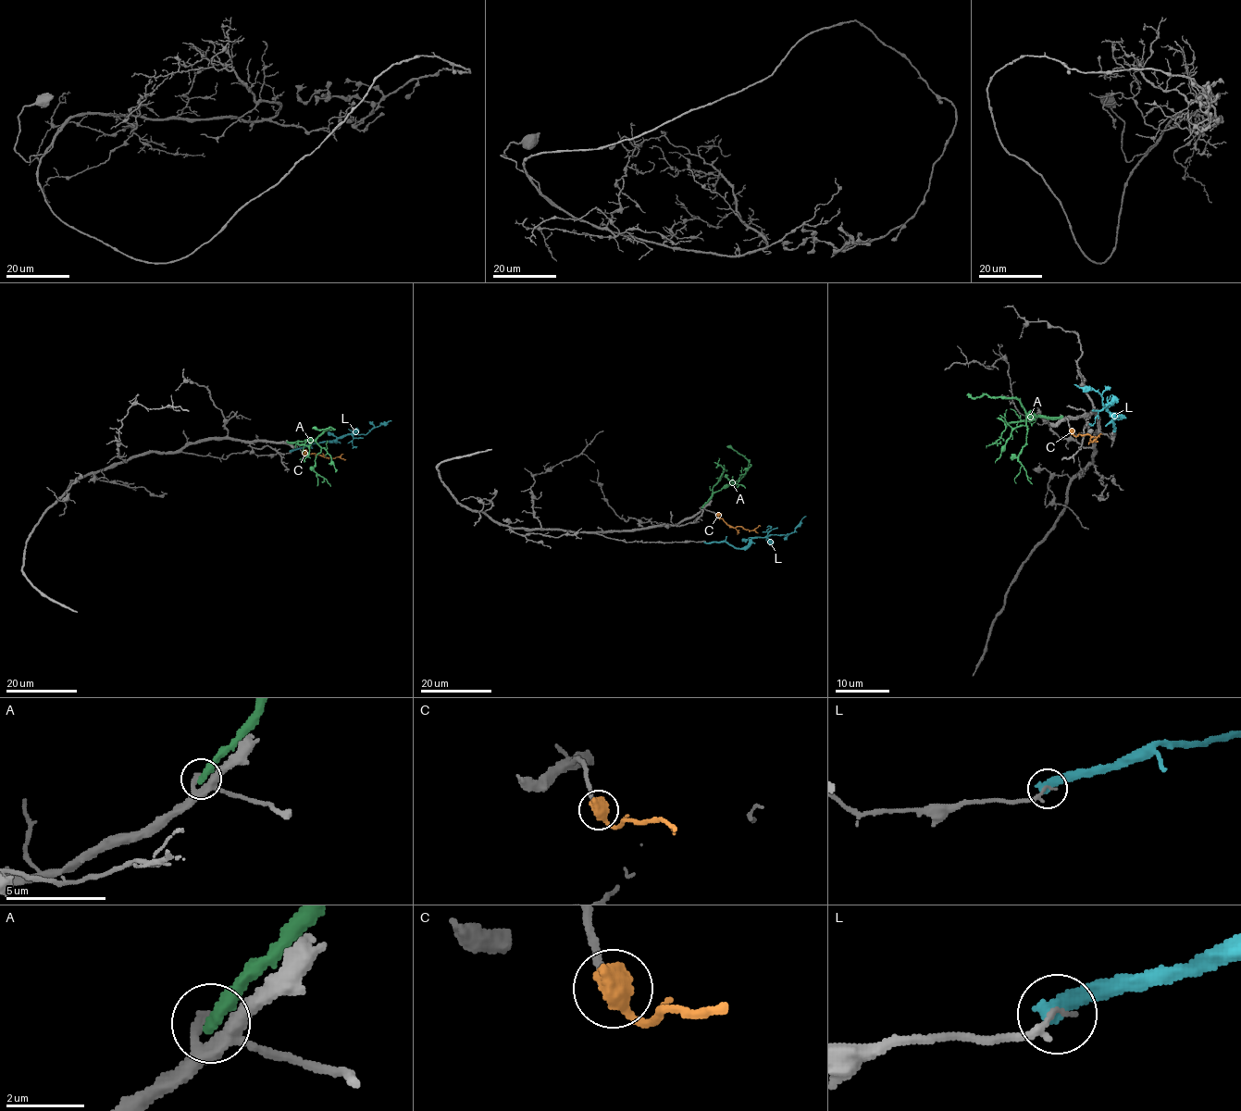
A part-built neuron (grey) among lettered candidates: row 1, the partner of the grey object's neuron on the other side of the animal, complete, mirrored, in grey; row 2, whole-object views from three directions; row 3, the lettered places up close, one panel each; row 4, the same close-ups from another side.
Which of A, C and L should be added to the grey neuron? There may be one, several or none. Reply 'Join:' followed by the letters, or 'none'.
Join: C

